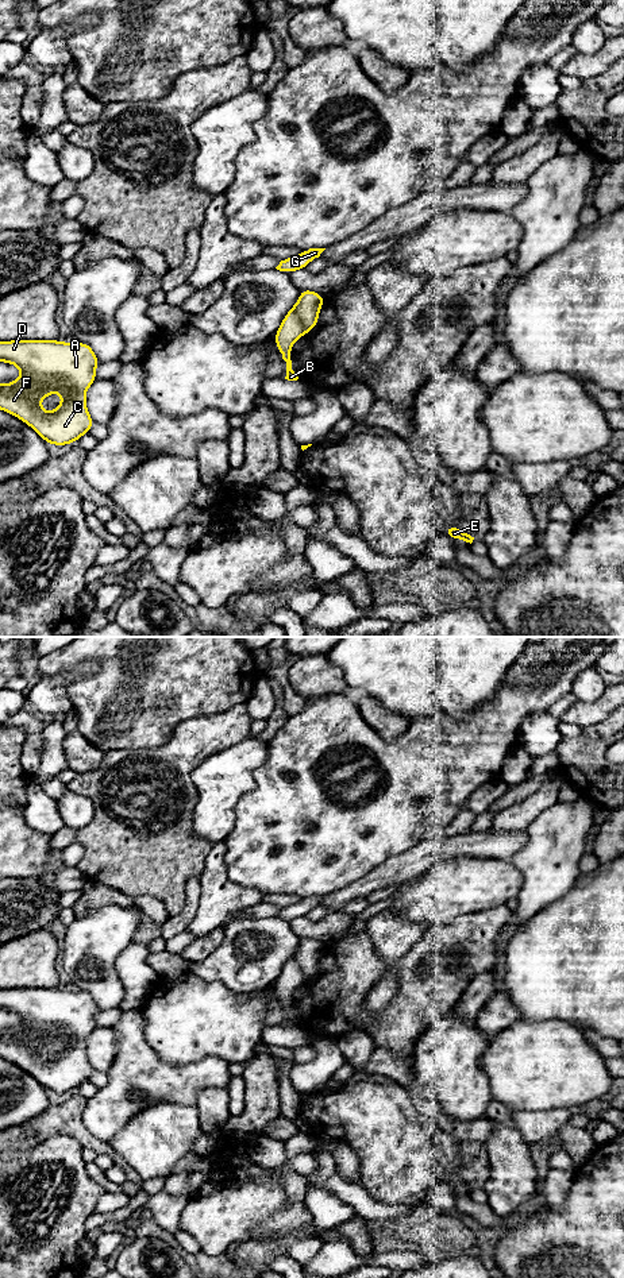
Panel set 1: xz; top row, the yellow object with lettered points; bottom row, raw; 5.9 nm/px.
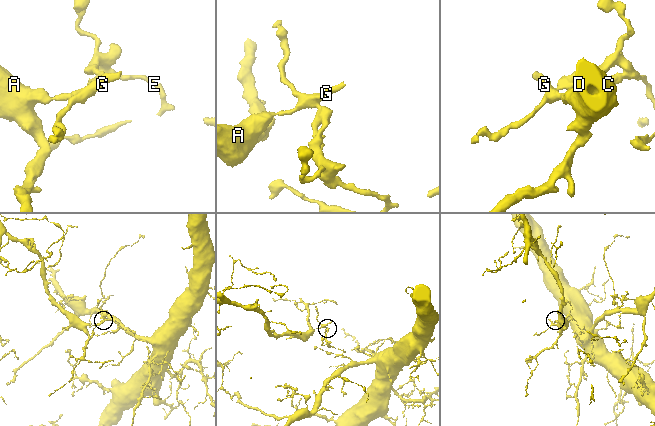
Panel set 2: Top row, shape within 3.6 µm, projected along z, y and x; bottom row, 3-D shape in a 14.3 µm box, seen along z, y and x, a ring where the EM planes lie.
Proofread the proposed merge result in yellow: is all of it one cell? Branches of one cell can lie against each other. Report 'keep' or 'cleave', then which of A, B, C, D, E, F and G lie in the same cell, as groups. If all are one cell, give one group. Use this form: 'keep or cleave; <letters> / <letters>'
cleave; A B C D F G / E

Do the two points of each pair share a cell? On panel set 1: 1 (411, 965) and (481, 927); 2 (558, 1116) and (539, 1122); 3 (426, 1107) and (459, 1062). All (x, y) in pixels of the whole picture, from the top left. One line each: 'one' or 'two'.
1: one
2: one
3: two

